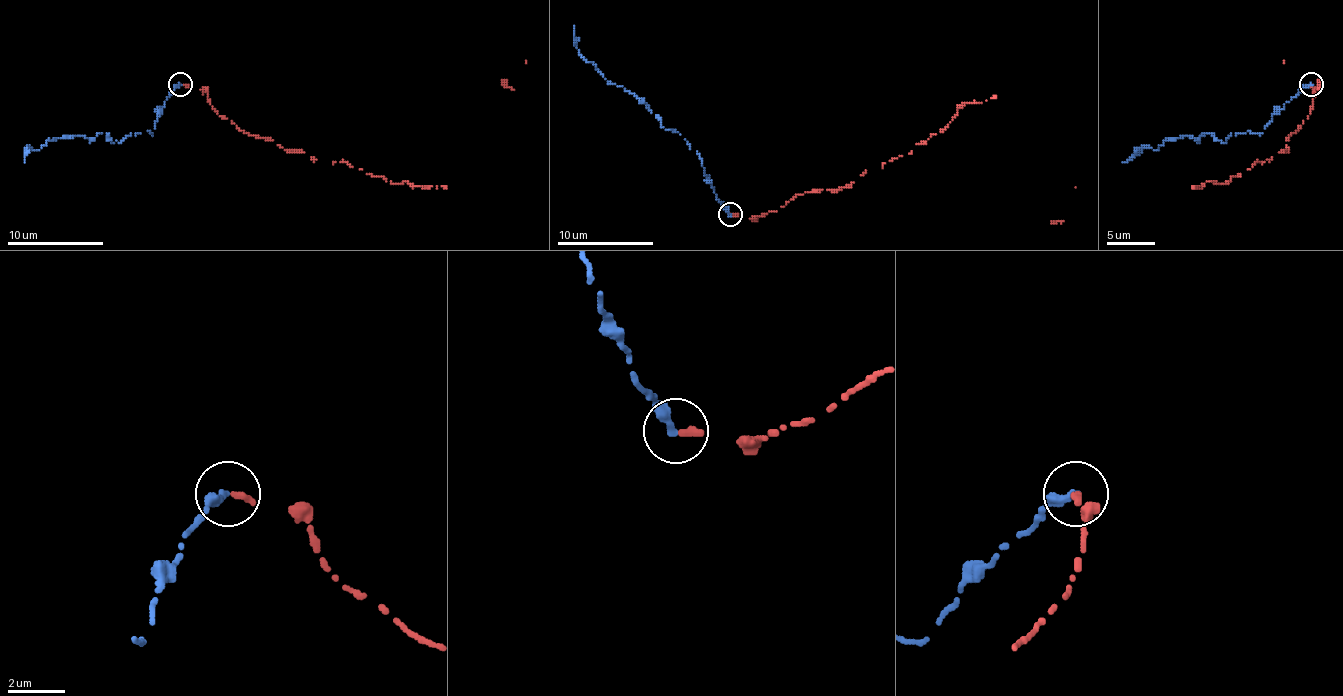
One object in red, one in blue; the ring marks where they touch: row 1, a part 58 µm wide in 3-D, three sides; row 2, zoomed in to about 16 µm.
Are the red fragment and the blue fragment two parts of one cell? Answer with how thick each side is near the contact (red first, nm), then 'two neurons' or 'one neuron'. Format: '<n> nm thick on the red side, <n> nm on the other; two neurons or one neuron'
280 nm thick on the red side, 320 nm on the other; two neurons

